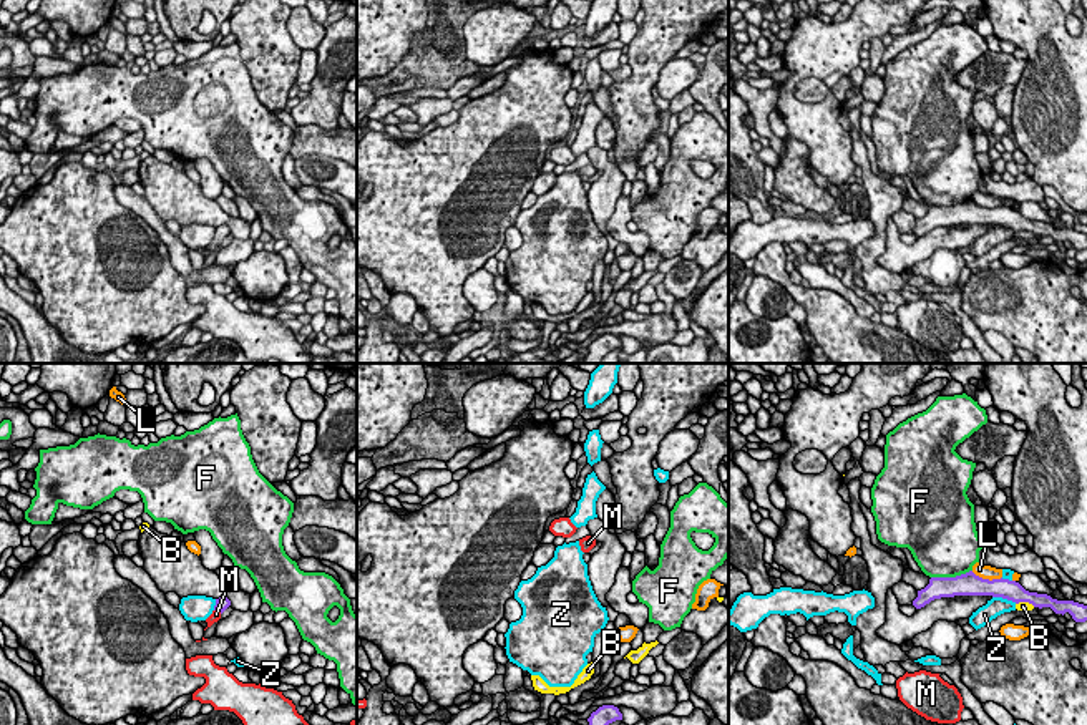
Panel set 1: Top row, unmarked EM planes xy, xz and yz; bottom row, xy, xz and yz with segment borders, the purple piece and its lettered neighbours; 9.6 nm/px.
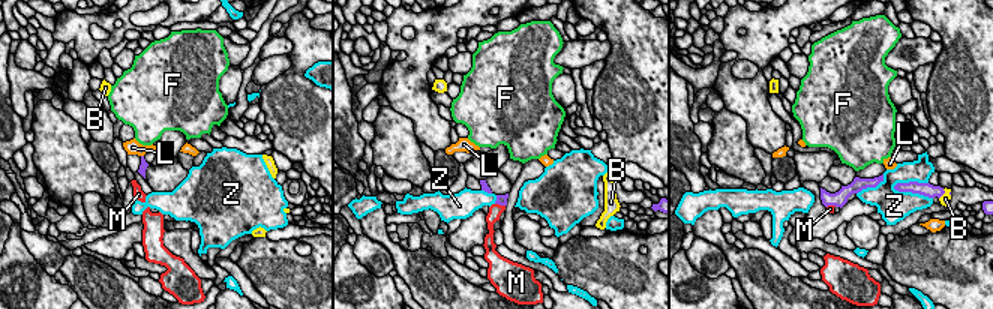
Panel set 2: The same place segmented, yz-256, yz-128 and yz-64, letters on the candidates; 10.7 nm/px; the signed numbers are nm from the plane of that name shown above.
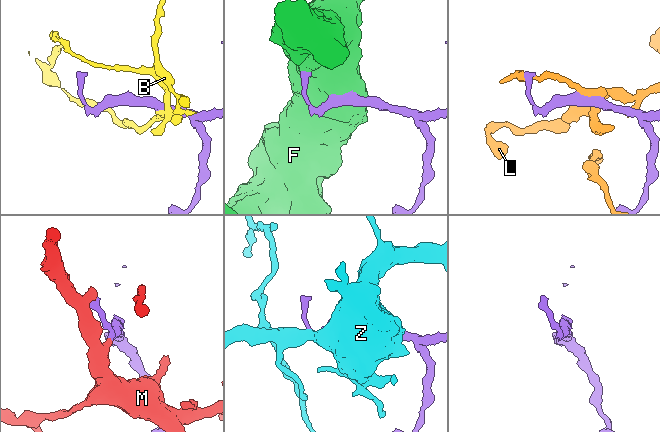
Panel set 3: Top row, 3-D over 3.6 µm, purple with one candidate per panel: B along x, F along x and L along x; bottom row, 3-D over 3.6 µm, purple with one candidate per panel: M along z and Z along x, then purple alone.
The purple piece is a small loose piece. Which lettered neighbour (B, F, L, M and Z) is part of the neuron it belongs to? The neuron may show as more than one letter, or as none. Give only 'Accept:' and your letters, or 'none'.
Accept: M

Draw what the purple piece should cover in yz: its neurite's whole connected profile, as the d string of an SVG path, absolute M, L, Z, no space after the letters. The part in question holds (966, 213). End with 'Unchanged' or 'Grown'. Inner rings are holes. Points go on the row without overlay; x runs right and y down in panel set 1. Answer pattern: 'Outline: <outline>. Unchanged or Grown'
Outline: M972 199L956 206L931 206L929 212L918 219L918 226L913 229L916 237L924 236L934 227L954 226L954 224L992 224L1019 231L1029 231L1034 236L1050 236L1055 242L1069 241L1075 251L1087 249L1087 234L1074 229L1057 229L1047 222L1037 222L1026 219L1019 211L1009 207L982 207Z. Unchanged

